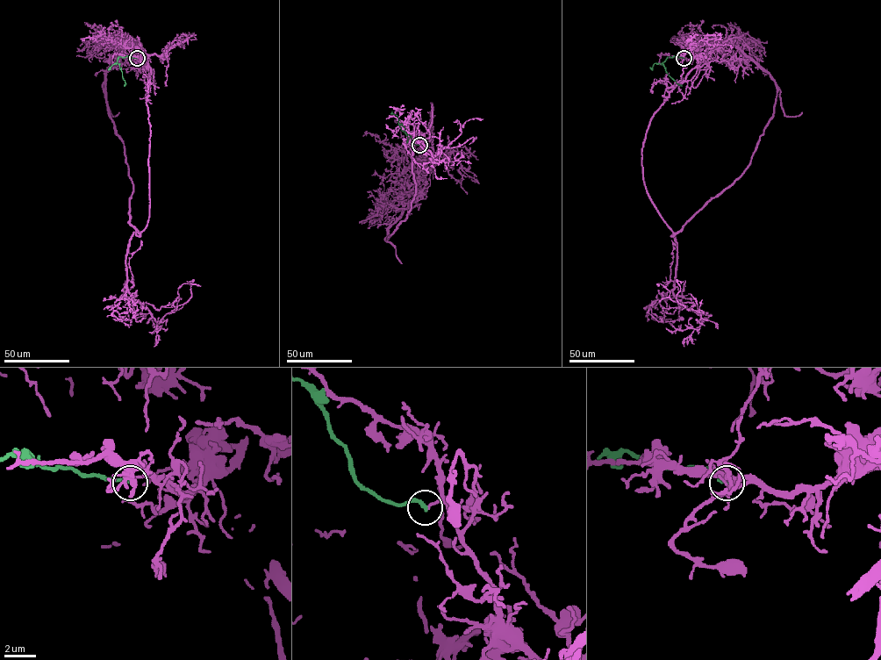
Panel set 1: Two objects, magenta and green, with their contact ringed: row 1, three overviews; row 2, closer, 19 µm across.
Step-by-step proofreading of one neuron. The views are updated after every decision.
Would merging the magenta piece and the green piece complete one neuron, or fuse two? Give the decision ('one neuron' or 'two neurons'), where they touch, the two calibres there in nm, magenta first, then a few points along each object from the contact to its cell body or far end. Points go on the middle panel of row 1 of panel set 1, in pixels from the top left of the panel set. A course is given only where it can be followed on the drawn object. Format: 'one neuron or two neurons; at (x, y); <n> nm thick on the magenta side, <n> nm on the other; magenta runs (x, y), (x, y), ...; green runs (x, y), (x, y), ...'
two neurons; at (419, 145); 150 nm thick on the magenta side, 240 nm on the other; magenta runs (419, 145), (427, 168), (431, 103), (429, 129), (408, 138), (433, 156), (466, 121), (483, 119); green runs (419, 145), (414, 144), (399, 125), (404, 127), (406, 142)

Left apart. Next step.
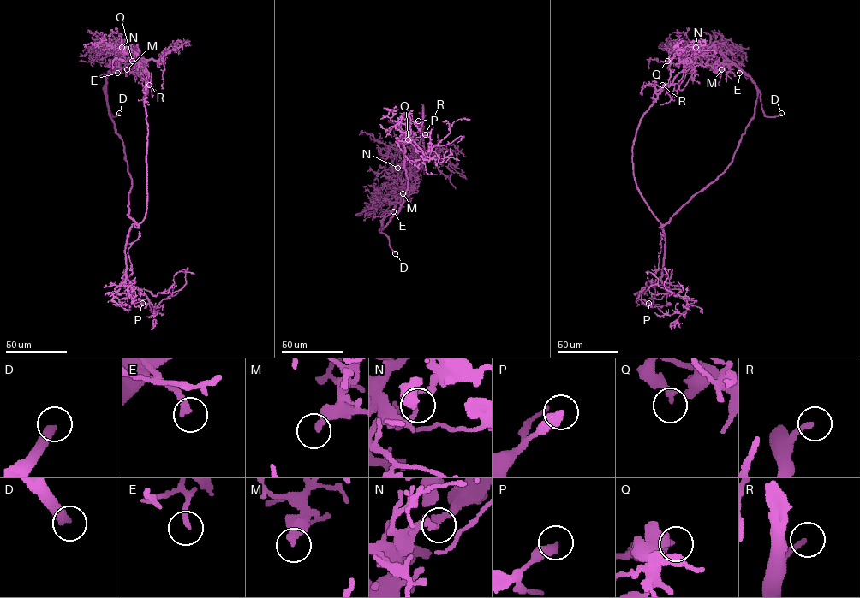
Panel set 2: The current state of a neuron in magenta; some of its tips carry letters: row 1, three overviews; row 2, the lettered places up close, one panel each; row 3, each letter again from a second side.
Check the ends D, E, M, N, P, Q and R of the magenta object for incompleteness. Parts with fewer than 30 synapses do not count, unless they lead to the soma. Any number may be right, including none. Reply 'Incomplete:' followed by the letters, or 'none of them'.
Incomplete: D, E, R

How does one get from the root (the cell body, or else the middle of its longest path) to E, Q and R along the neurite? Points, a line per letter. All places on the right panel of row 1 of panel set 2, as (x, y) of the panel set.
E: (703, 190), (730, 163), (741, 136), (755, 115), (756, 85), (749, 77), (740, 71), (739, 73)
Q: (703, 190), (732, 160), (741, 136), (755, 115), (756, 86), (714, 49), (678, 63), (665, 62), (667, 61)
R: (703, 190), (661, 224), (637, 186), (632, 157), (635, 133), (640, 119), (656, 97), (654, 91), (662, 85)

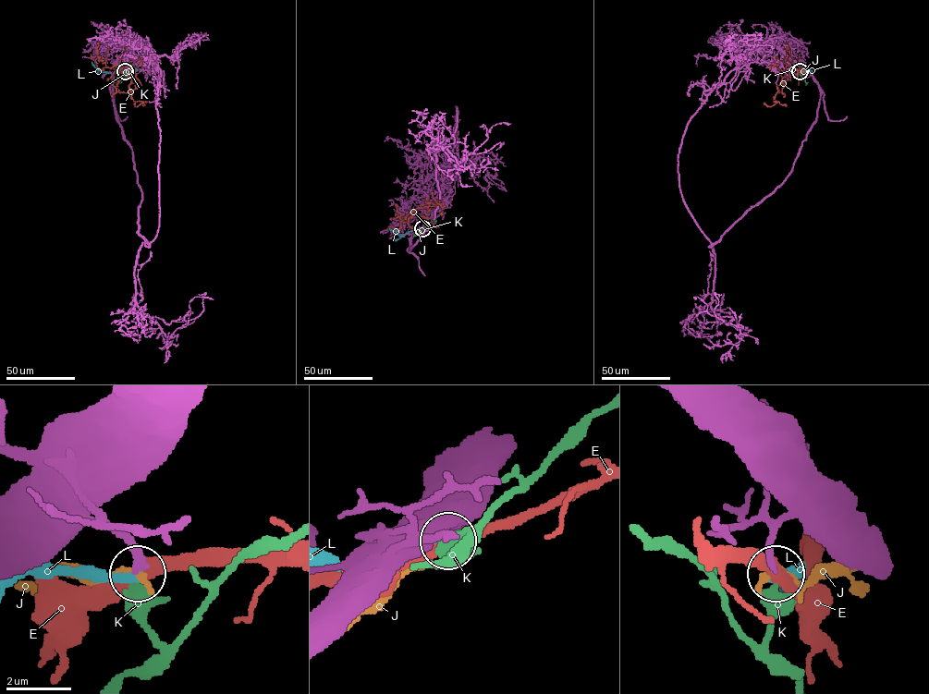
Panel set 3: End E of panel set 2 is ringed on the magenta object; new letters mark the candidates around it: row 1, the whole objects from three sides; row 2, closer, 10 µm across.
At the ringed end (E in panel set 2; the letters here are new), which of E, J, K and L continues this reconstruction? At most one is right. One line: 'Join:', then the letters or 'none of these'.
Join: none of these

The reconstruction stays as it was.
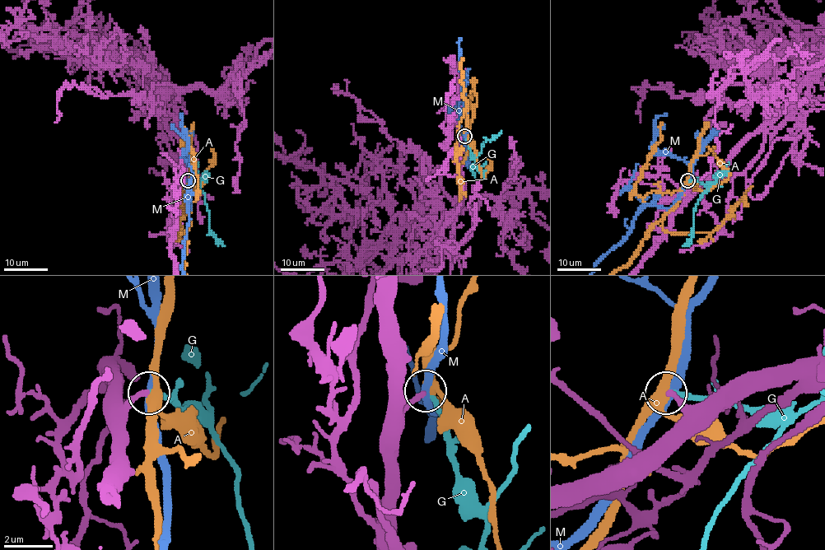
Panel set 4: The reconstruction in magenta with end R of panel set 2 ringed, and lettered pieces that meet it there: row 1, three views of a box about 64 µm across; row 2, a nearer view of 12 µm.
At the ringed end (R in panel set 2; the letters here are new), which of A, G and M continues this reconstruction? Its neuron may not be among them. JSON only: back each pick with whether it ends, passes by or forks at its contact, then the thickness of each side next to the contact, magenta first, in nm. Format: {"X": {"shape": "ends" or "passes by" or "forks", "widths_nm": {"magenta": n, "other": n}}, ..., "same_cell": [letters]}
{"G": {"shape": "ends", "widths_nm": {"magenta": 220, "other": 190}}, "same_cell": ["G"]}

